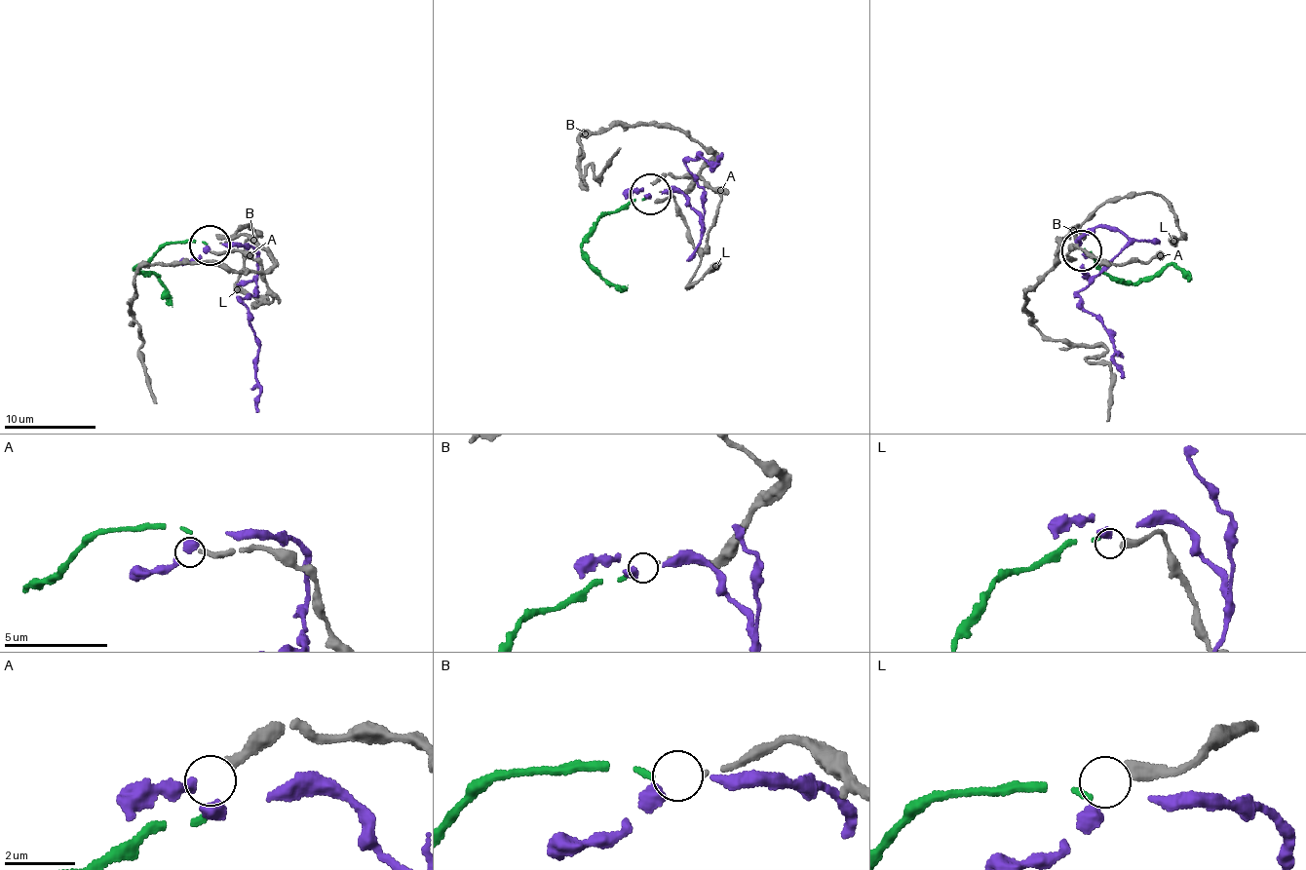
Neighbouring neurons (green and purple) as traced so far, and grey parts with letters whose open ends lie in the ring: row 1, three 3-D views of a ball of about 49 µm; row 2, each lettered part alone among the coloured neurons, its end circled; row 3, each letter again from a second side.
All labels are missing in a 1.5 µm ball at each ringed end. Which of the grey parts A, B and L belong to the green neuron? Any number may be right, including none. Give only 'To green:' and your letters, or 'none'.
To green: B

